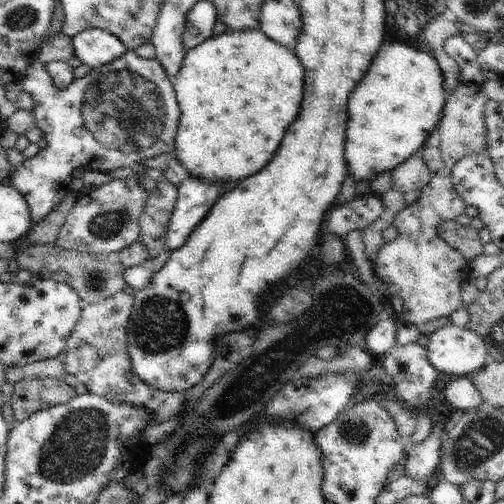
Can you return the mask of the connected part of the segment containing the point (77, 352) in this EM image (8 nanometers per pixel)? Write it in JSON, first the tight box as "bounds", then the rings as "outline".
{"bounds":[5,292,184,422],"outline":[[[120,292],[100,303],[85,304],[80,319],[66,347],[58,357],[25,365],[24,367],[6,367],[5,378],[15,385],[25,379],[46,379],[47,377],[76,377],[78,382],[86,385],[90,393],[106,398],[108,401],[124,402],[130,405],[144,406],[155,414],[155,420],[162,422],[172,418],[178,408],[184,404],[184,394],[158,392],[144,385],[132,371],[132,364],[127,346],[127,325],[130,321],[135,296]]]}

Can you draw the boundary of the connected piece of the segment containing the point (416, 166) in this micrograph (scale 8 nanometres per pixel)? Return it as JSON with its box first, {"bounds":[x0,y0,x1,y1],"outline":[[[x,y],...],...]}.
{"bounds":[390,154,433,195],"outline":[[[416,154],[390,173],[392,189],[403,195],[412,190],[423,189],[433,177],[424,159]]]}

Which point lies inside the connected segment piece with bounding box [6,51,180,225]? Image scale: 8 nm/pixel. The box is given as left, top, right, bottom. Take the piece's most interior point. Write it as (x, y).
(119, 114)

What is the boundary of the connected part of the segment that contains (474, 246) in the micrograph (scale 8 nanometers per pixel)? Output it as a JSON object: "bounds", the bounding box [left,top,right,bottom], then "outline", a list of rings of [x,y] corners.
{"bounds":[439,220,484,261],"outline":[[[460,220],[443,222],[439,226],[439,235],[468,261],[483,253],[484,245],[478,236],[478,229],[461,224]]]}

